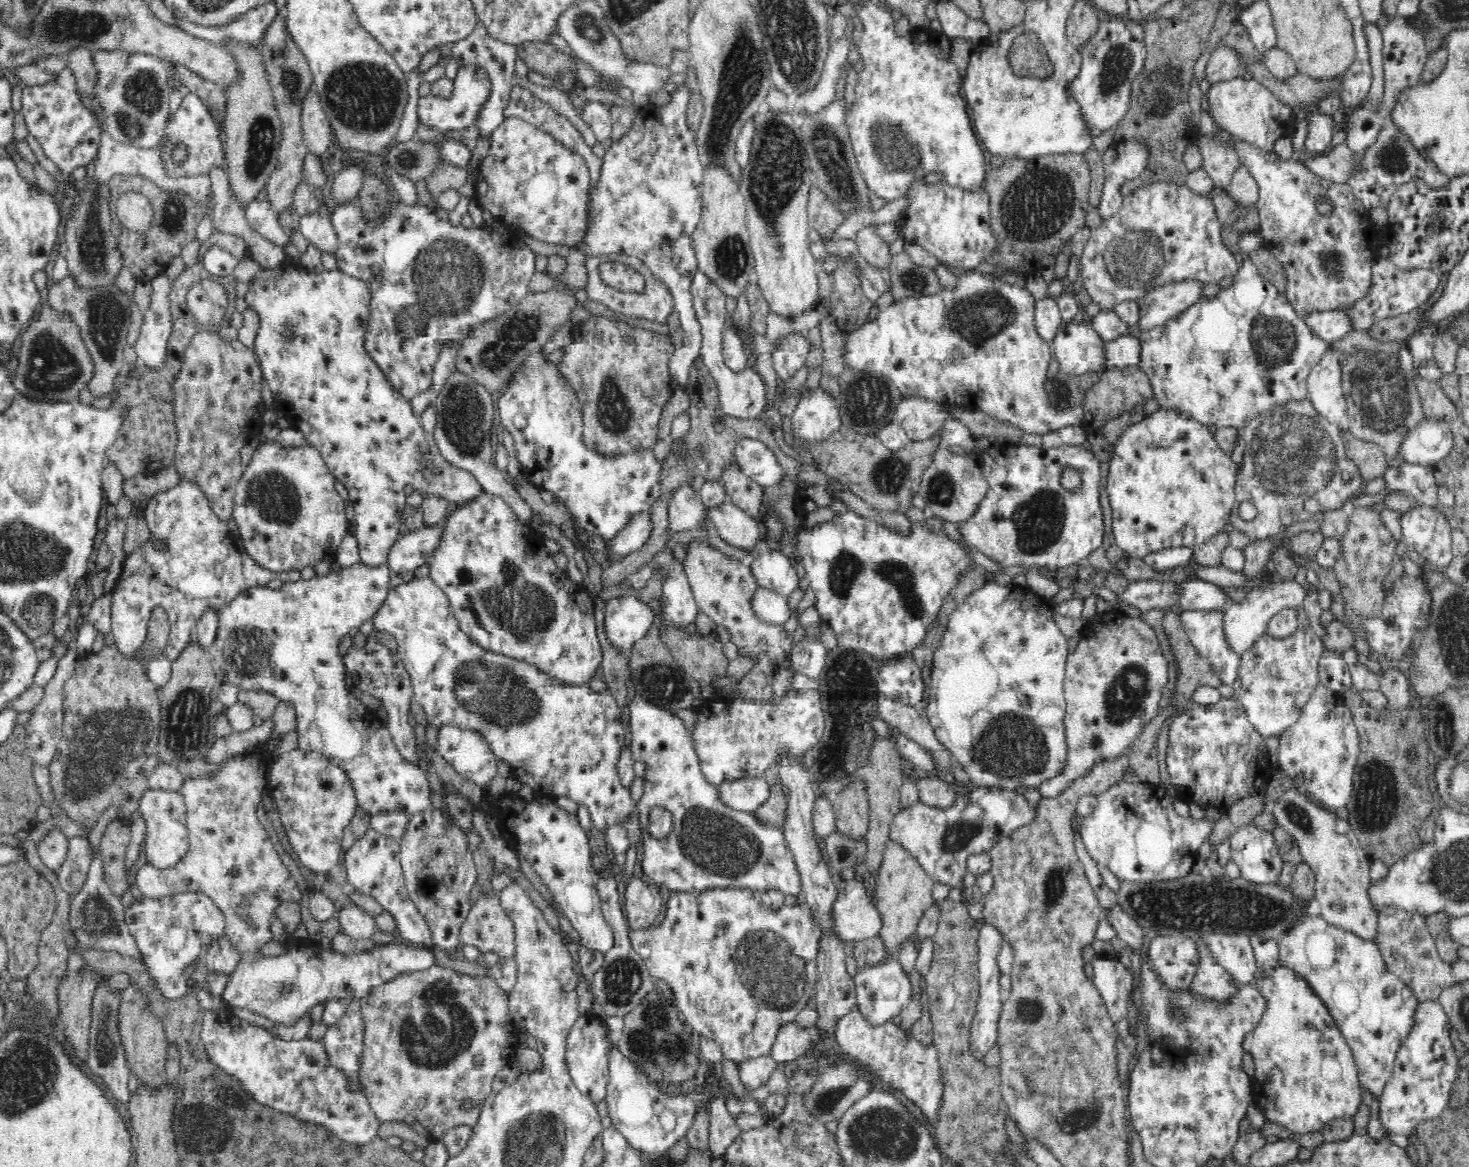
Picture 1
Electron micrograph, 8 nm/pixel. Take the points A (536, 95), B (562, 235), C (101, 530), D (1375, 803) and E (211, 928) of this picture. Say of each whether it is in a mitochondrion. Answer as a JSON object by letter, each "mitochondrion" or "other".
{"A":"other","B":"other","C":"other","D":"mitochondrion","E":"other"}

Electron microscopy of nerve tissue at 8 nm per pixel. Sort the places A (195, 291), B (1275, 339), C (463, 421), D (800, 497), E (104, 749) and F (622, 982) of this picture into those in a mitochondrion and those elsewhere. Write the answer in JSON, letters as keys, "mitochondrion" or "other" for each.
{"A":"other","B":"mitochondrion","C":"mitochondrion","D":"other","E":"mitochondrion","F":"mitochondrion"}

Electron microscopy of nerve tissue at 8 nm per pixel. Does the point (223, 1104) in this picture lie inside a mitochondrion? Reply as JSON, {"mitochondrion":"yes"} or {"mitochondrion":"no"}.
{"mitochondrion":"yes"}

